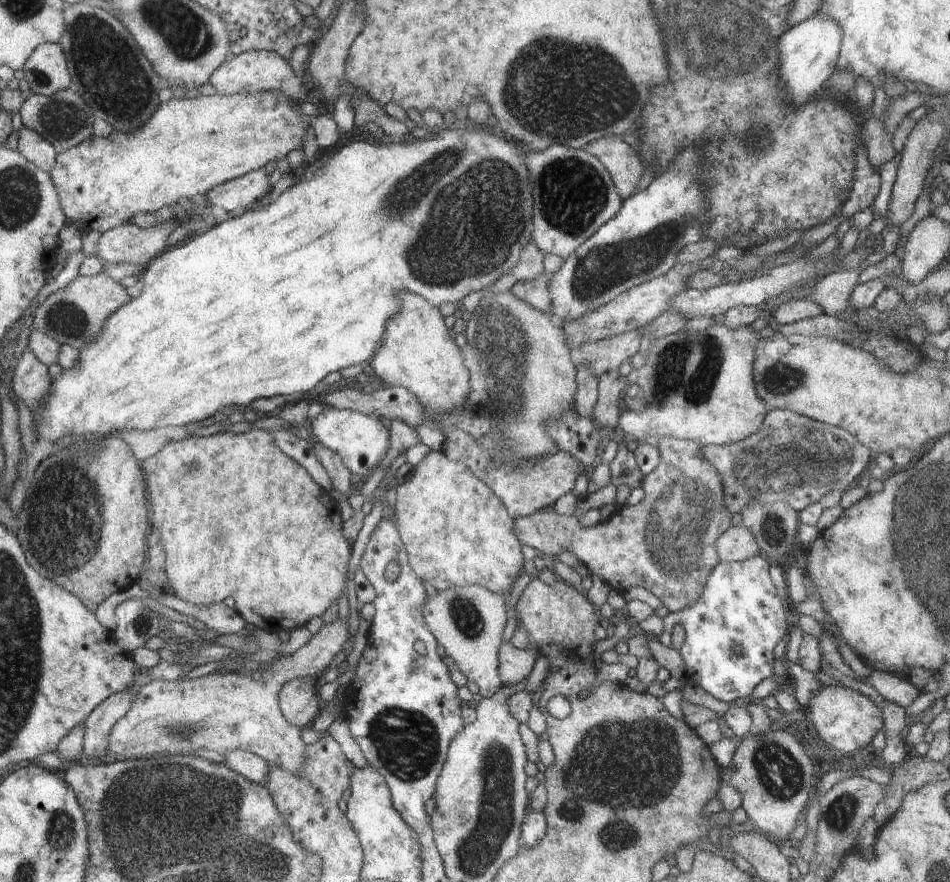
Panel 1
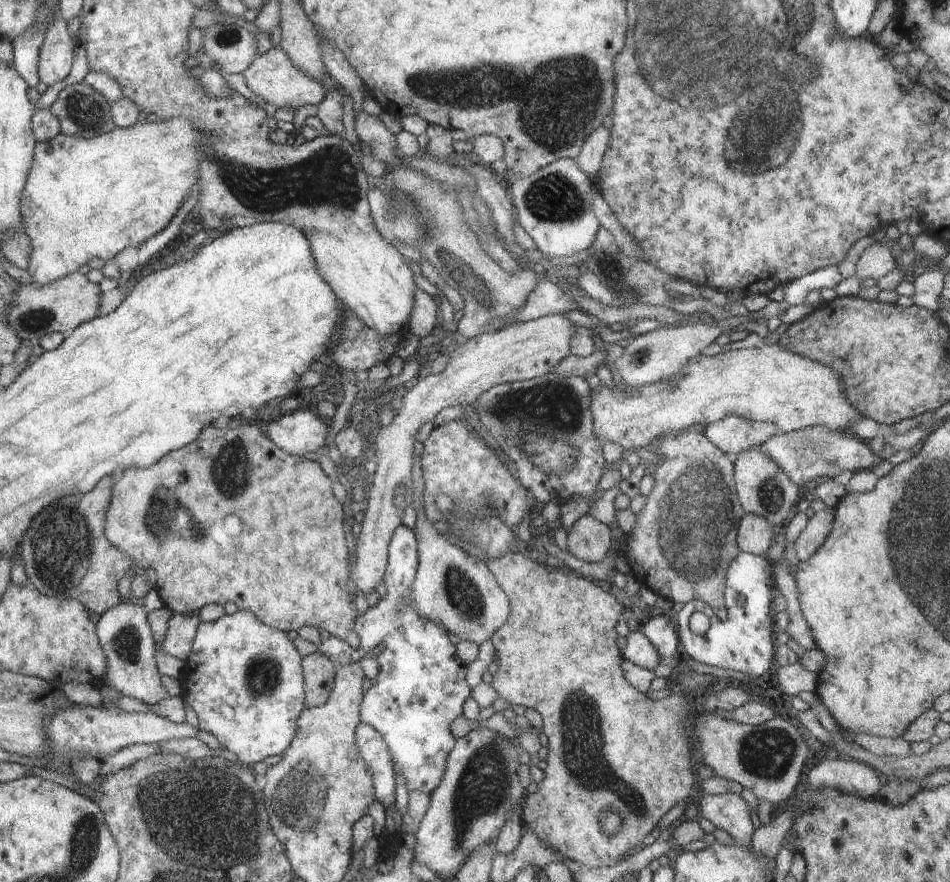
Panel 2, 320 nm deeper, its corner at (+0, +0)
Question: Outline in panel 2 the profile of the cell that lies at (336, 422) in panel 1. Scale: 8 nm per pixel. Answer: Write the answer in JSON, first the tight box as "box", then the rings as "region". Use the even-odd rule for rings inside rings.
{"box":[264,408,329,457],"region":[[[308,408],[285,413],[278,420],[266,424],[264,433],[278,448],[288,454],[305,457],[308,452],[319,452],[326,447],[326,437],[329,433],[328,421],[321,418],[317,412]]]}

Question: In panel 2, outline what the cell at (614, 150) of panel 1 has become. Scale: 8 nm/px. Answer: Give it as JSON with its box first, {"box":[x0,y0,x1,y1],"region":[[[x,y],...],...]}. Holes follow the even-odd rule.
{"box":[575,125,610,178],"region":[[[600,125],[583,142],[580,154],[575,158],[575,161],[578,168],[589,178],[596,176],[600,170],[600,162],[602,162],[604,150],[608,148],[608,140],[610,140],[608,128]]]}

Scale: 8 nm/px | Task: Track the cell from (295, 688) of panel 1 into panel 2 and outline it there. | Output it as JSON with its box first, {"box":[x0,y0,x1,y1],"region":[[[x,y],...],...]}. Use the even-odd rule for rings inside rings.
{"box":[301,651,338,707],"region":[[[314,651],[303,657],[301,665],[303,666],[305,706],[319,707],[326,704],[334,686],[338,666],[320,651]]]}

